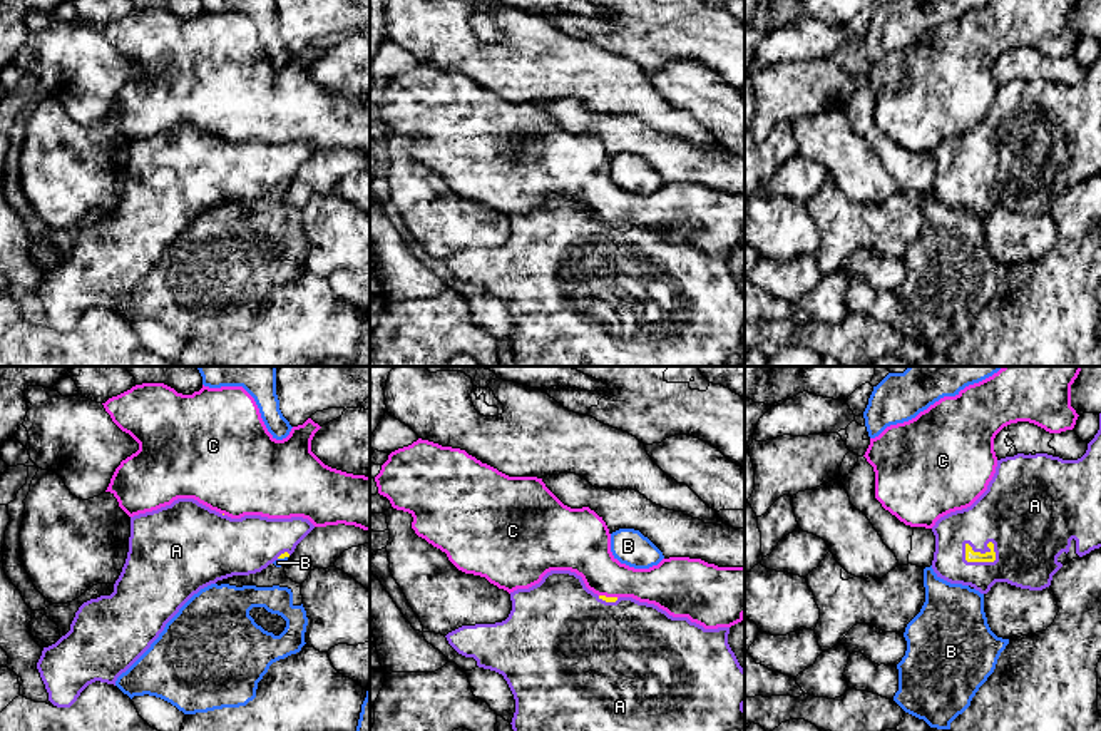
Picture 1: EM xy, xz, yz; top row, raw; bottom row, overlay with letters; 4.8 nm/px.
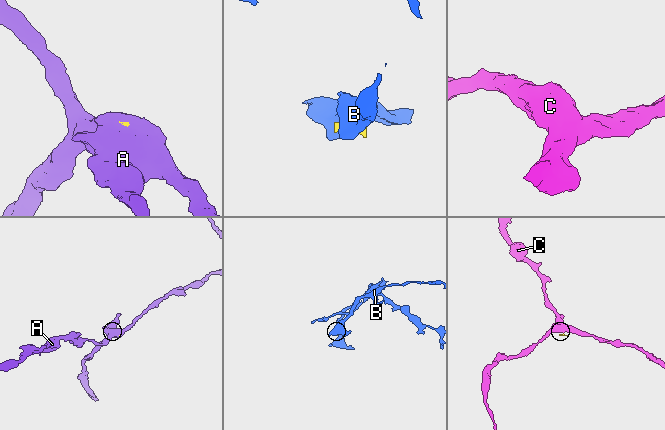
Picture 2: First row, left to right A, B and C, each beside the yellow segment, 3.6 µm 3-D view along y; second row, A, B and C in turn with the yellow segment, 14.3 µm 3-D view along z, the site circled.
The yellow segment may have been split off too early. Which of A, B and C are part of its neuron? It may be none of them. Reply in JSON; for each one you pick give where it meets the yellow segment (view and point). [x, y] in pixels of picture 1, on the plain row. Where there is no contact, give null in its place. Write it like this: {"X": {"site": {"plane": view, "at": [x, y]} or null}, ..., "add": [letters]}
{"A": {"site": {"plane": "yz", "at": [983, 179]}}, "add": ["A"]}

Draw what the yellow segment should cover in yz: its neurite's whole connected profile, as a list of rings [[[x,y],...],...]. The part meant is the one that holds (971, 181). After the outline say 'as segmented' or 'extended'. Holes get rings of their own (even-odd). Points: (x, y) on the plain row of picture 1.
[[[1099,38],[1099,55],[1094,64],[1088,69],[1086,79],[1078,85],[1063,85],[1047,79],[1024,80],[1017,79],[1014,82],[1006,82],[997,85],[996,99],[987,110],[987,115],[967,134],[950,137],[940,142],[932,152],[935,161],[935,177],[932,186],[932,194],[937,202],[950,207],[970,211],[981,219],[987,219],[996,207],[1007,207],[1011,211],[1042,216],[1051,211],[1052,201],[1063,192],[1057,182],[1066,177],[1068,184],[1078,184],[1101,172],[1101,38]]]; extended

